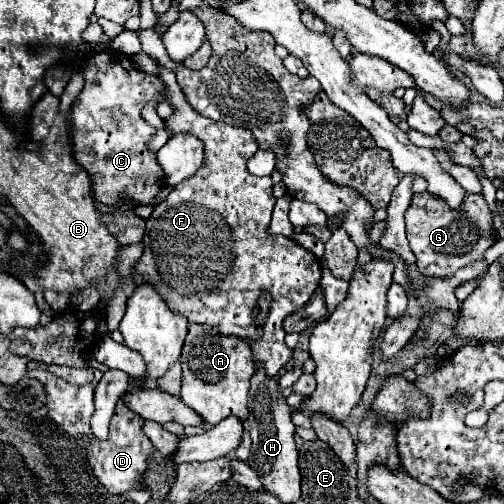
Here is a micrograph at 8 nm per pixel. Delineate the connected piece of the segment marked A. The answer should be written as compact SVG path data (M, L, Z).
M190 325L180 363L184 371L182 401L204 419L206 427L214 427L230 415L240 417L240 421L248 419L248 381L256 369L252 367L252 351L246 341L238 337L220 337L216 329Z

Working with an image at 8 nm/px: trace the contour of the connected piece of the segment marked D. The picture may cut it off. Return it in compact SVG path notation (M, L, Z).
M118 401L114 417L110 421L110 437L108 437L108 441L100 443L100 441L96 441L92 437L92 447L88 451L88 463L90 463L92 471L94 471L94 475L98 477L98 481L112 495L120 495L124 491L140 487L142 475L146 471L146 459L154 449L150 445L148 437L144 435L144 431L140 429L140 421L142 421L142 417L138 413L130 411L122 401Z

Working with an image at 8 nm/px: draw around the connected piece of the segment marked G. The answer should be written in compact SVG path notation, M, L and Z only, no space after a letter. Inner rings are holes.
M428 191L416 193L412 205L406 211L406 237L410 249L416 255L418 271L424 277L452 277L458 269L484 261L484 251L498 239L494 229L492 211L482 193L468 193L458 209L450 209L448 203Z

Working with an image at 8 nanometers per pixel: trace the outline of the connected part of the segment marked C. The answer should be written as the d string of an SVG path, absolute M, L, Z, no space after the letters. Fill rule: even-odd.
M100 51L92 53L84 61L84 89L72 103L72 141L76 161L90 173L94 185L94 199L104 205L116 205L122 197L130 197L140 205L156 205L156 195L164 187L164 173L156 161L156 153L148 149L148 141L154 137L156 129L144 121L142 107L160 97L168 99L166 83L156 77L140 71L134 61L122 57L118 51Z

